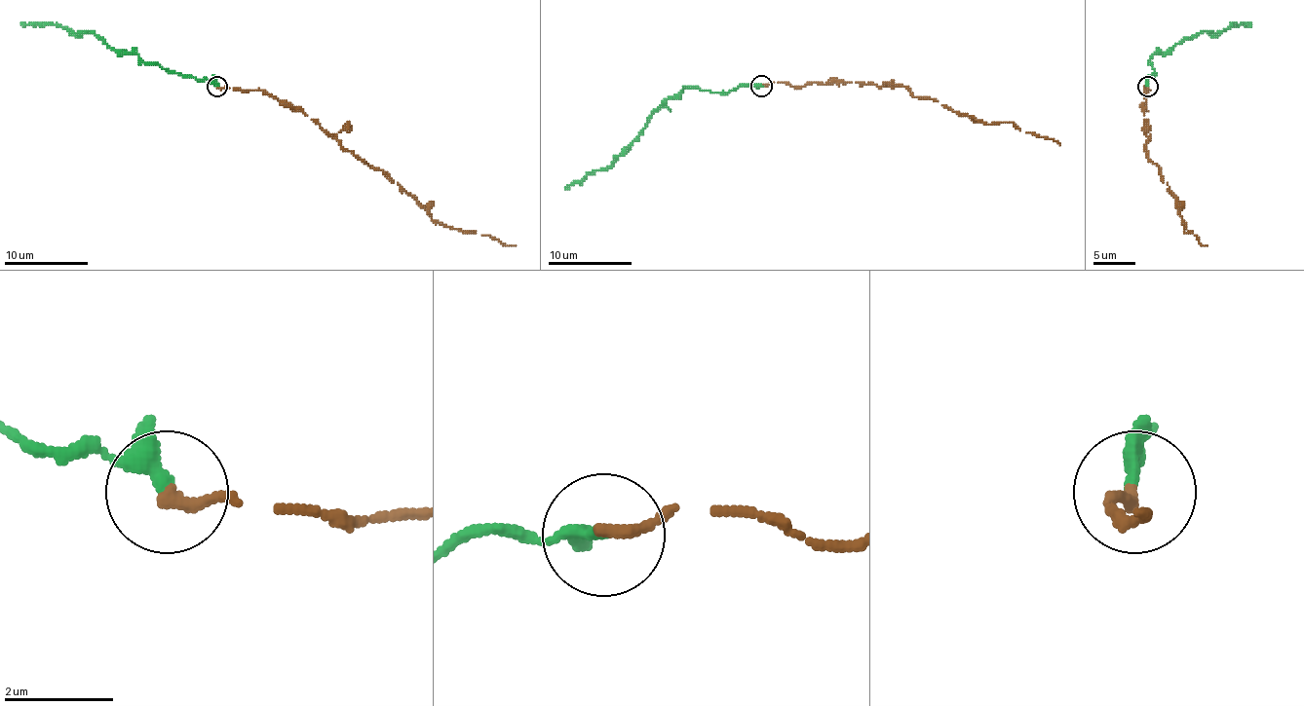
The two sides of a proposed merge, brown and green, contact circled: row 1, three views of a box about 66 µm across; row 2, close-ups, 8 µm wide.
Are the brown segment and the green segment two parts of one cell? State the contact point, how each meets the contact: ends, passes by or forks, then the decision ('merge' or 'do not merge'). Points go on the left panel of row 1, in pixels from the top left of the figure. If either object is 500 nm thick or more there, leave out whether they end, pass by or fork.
at (217, 86); brown ends there; green passes by; do not merge

